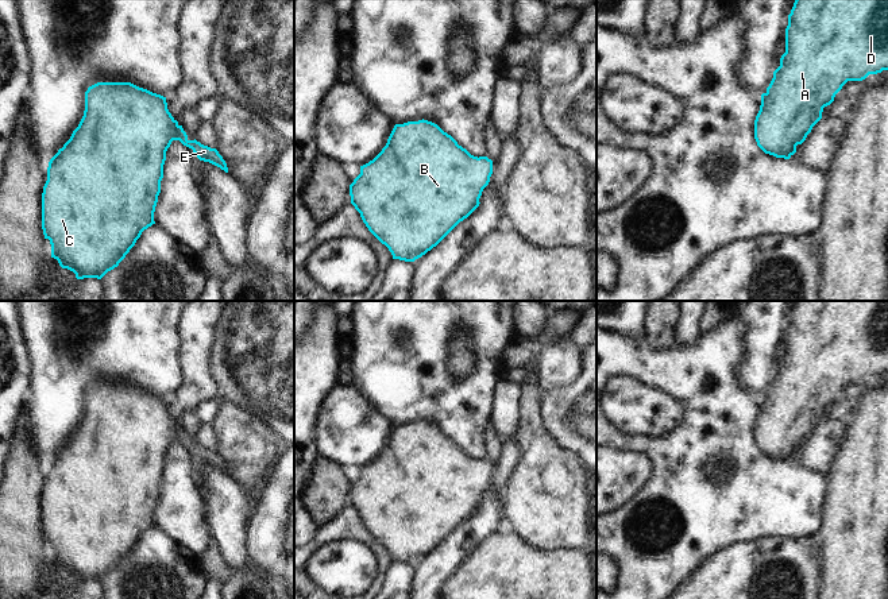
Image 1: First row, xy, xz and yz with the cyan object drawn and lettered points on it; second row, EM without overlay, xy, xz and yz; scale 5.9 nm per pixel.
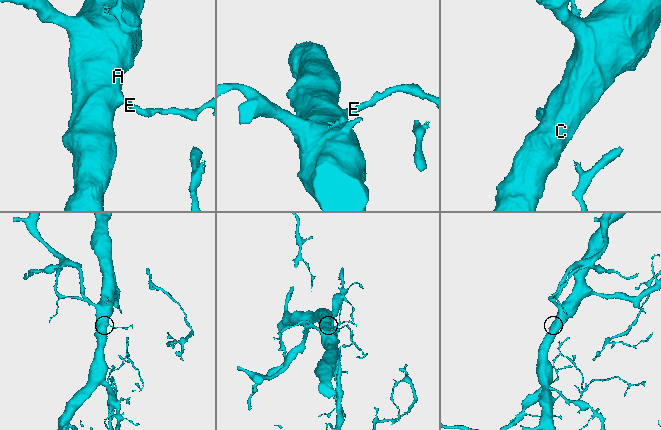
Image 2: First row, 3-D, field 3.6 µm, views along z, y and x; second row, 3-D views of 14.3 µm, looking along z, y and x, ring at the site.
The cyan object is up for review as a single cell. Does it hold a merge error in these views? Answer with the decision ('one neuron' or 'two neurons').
one neuron

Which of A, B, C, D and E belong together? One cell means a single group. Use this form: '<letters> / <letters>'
A B C D E

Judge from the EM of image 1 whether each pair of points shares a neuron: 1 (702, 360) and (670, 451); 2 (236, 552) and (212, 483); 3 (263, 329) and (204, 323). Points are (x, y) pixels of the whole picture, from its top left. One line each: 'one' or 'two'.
1: one
2: one
3: two

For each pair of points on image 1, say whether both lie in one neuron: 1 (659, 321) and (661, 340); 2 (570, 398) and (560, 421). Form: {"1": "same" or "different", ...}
{"1": "same", "2": "same"}

